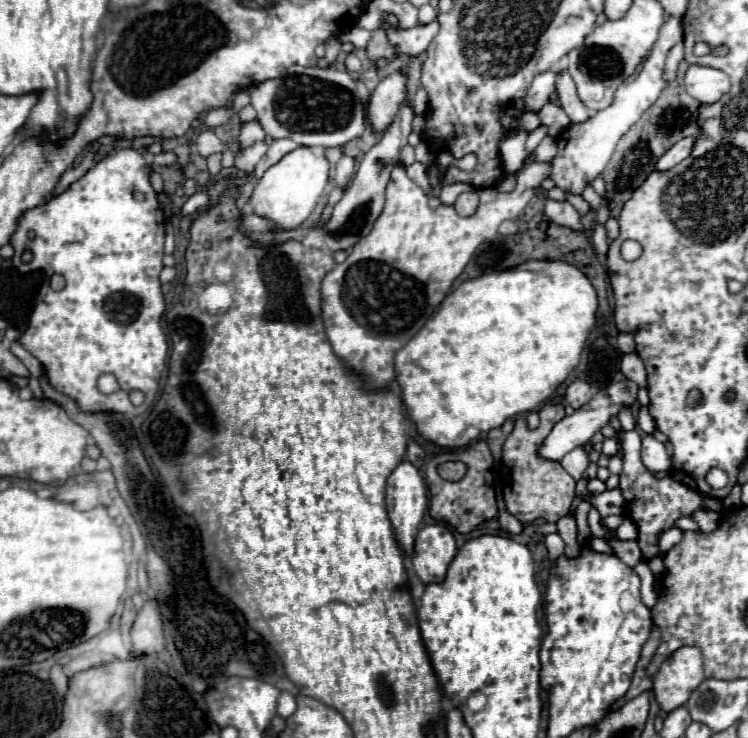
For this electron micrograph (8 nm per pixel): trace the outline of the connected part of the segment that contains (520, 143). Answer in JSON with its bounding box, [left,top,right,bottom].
[499,131,527,173]

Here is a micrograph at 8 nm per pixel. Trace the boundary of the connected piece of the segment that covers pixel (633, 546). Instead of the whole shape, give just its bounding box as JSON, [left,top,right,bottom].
[609,539,641,567]

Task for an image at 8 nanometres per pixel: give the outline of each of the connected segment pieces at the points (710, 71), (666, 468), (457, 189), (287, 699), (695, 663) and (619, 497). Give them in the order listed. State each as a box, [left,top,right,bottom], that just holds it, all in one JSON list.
[[685,65,731,105],[641,435,671,475],[441,183,475,205],[277,693,297,717],[653,647,705,713],[569,487,625,517]]

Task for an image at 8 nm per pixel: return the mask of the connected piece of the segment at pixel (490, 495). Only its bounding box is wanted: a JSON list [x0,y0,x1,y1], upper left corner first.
[425,439,497,533]

